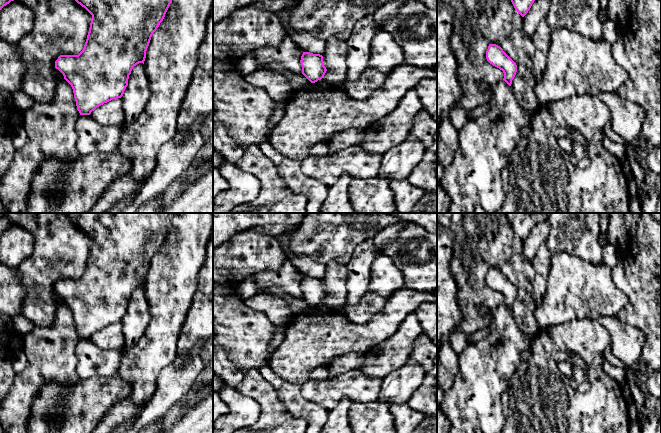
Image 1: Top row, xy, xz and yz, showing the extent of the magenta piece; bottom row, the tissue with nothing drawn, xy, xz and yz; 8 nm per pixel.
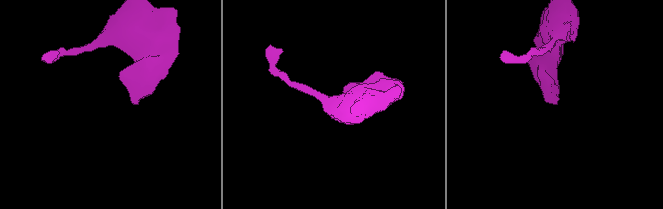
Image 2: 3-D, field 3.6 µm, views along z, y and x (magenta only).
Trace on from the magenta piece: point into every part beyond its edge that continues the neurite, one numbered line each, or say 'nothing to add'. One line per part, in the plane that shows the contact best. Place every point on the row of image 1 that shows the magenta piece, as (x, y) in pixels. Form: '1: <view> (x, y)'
nothing to add

